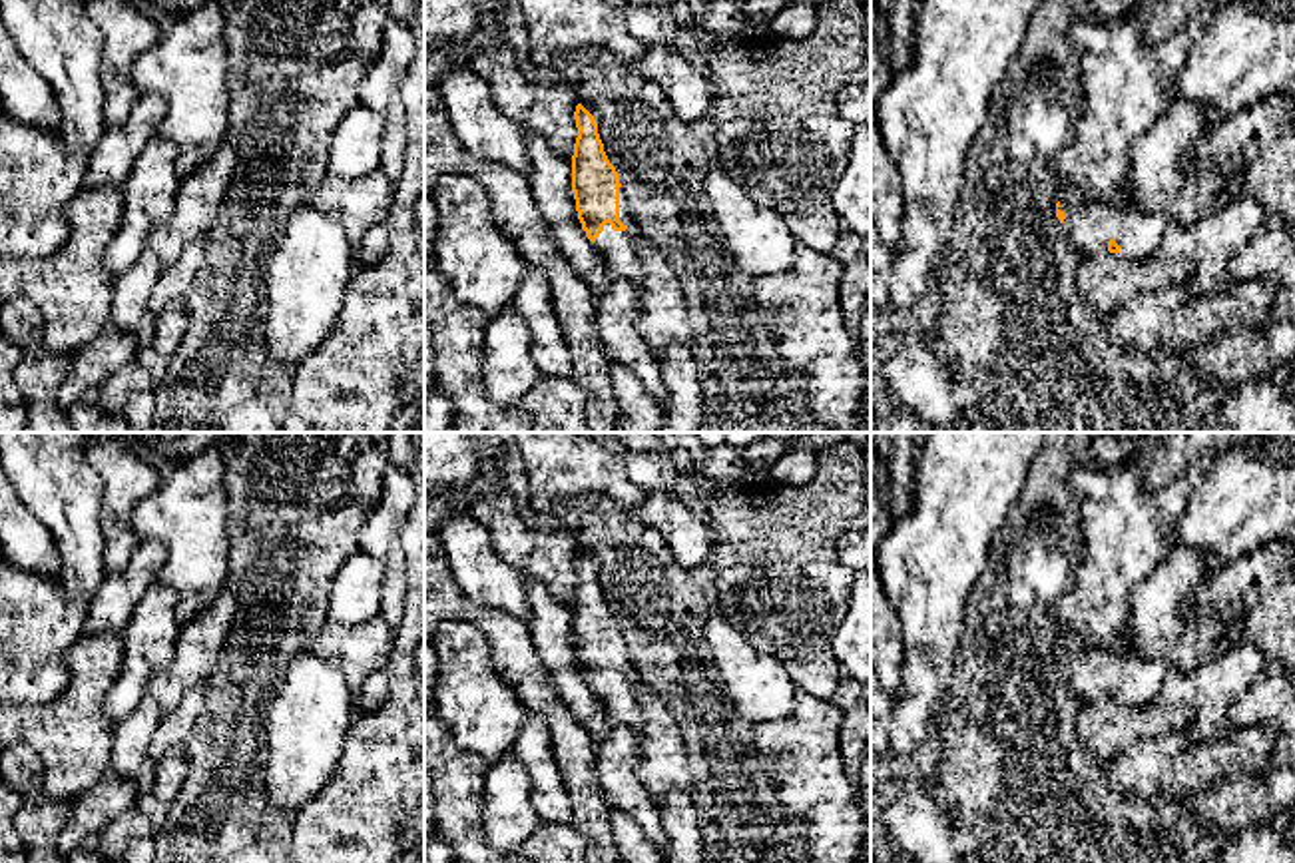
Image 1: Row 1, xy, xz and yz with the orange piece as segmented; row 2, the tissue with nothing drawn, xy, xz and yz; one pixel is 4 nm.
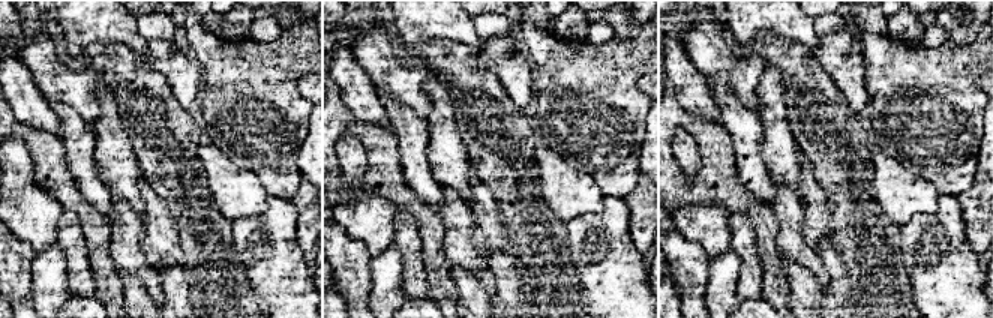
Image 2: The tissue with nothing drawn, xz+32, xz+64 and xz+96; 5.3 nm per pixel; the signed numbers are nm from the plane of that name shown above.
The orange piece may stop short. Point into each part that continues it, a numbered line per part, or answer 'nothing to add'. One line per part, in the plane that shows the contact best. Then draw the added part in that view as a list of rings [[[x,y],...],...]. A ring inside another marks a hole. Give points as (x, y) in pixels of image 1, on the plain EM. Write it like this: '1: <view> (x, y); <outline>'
1: xz (622, 696); [[[620,634],[620,668],[628,674],[626,678],[614,678],[612,672],[606,670],[594,692],[612,718],[636,733],[642,733],[648,725],[646,712],[663,708],[663,702],[653,694],[642,694],[644,684],[632,662],[624,634]]]

